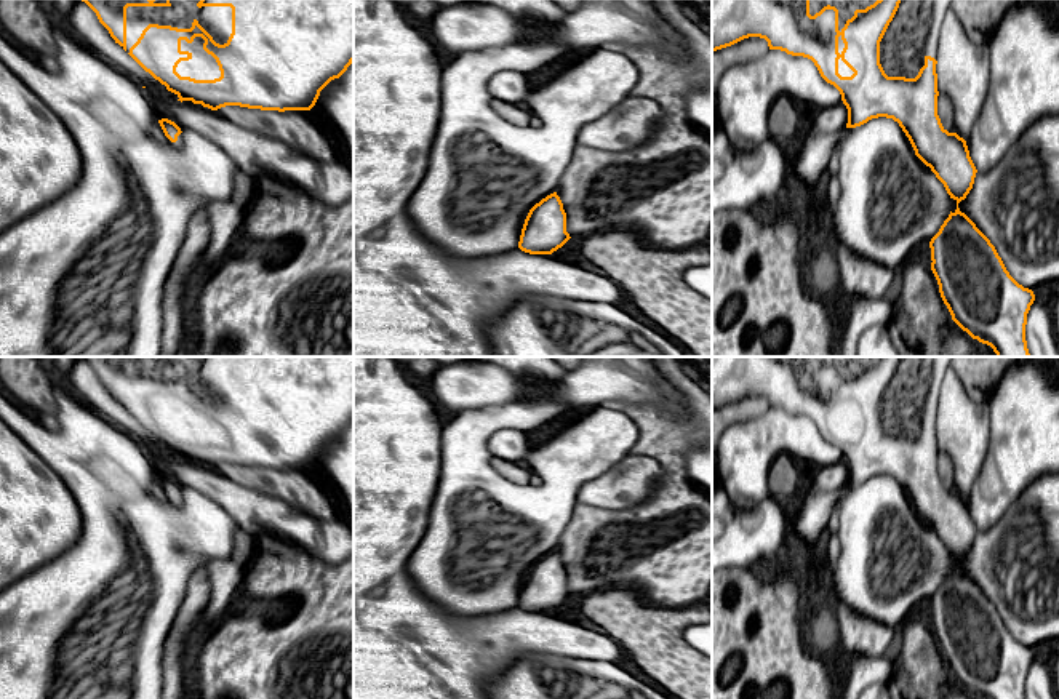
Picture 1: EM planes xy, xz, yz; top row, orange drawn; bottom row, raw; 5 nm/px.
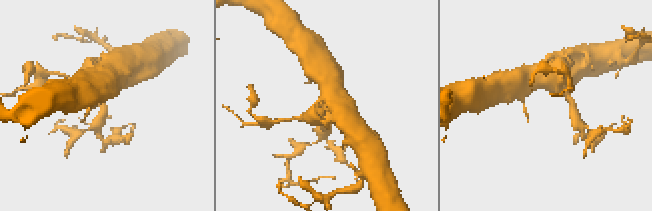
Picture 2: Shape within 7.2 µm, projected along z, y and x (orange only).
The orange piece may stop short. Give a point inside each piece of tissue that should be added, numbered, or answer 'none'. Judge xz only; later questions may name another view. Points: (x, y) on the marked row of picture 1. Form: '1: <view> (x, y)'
none

